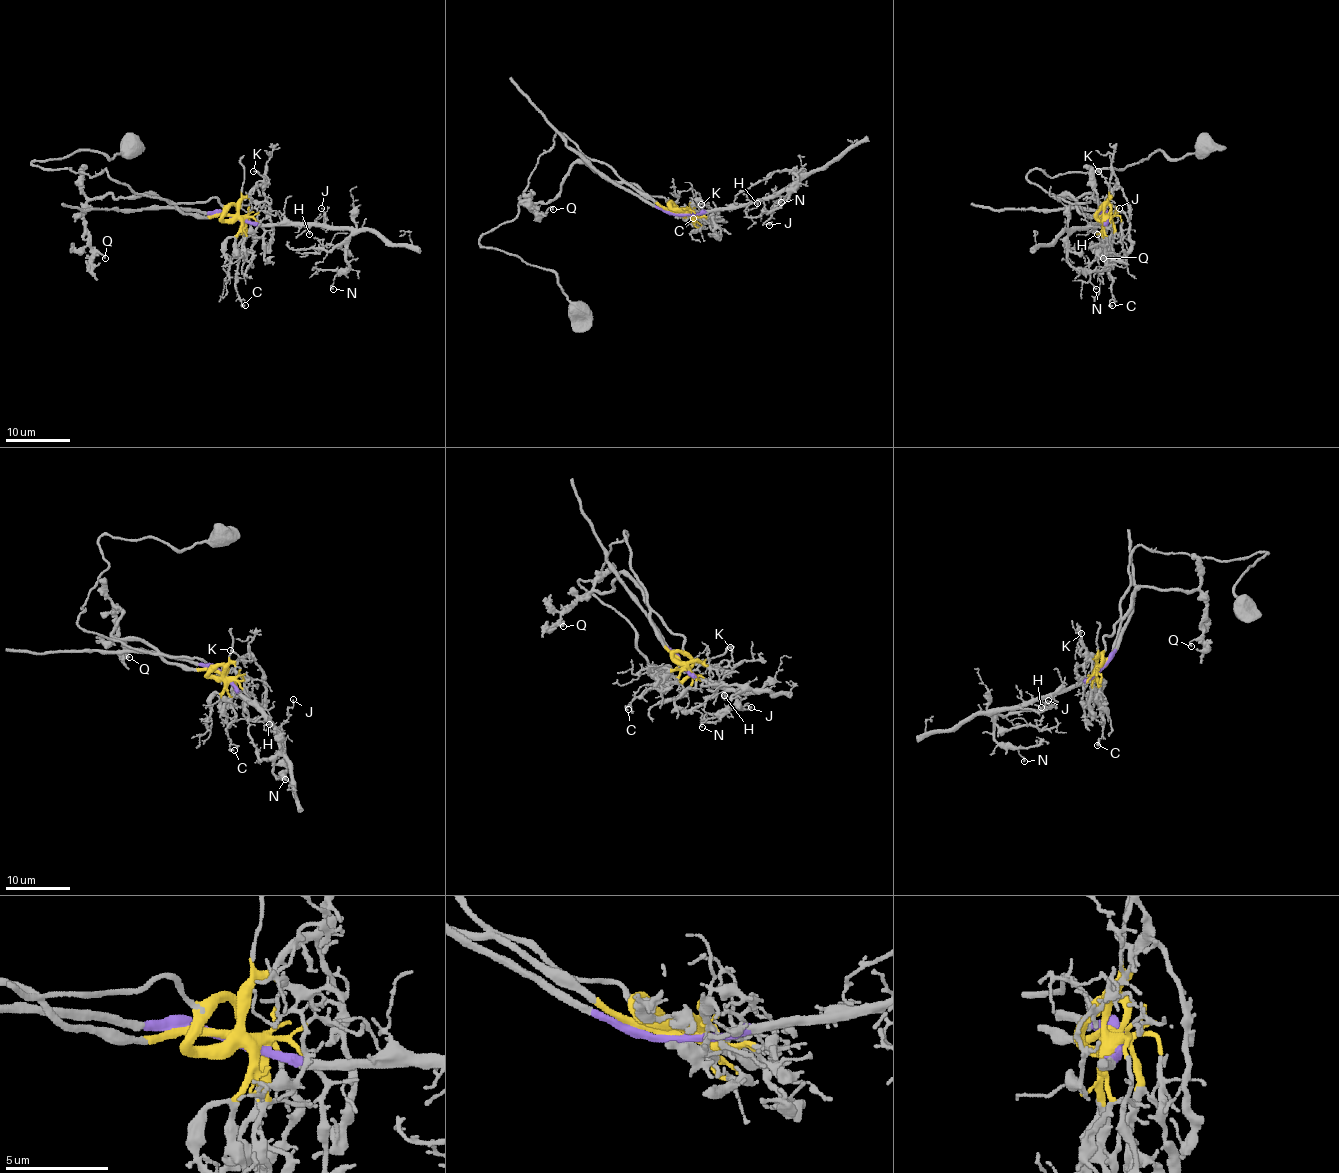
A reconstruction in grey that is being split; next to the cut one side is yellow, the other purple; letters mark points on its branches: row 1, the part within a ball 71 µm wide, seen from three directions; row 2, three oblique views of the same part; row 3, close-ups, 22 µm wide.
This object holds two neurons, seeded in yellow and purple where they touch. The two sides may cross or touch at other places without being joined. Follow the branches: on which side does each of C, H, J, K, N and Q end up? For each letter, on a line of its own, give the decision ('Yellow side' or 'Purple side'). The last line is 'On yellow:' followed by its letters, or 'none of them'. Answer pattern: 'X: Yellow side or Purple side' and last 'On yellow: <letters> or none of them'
C: Yellow side
H: Purple side
J: Purple side
K: Yellow side
N: Purple side
Q: Yellow side
On yellow: C, K, Q

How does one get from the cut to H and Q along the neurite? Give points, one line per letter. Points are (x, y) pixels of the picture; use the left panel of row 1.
H: (232, 216), (264, 224), (300, 223), (310, 234)
Q: (232, 216), (185, 215), (154, 195), (116, 198), (106, 194), (86, 203), (83, 228), (88, 244), (104, 258)

